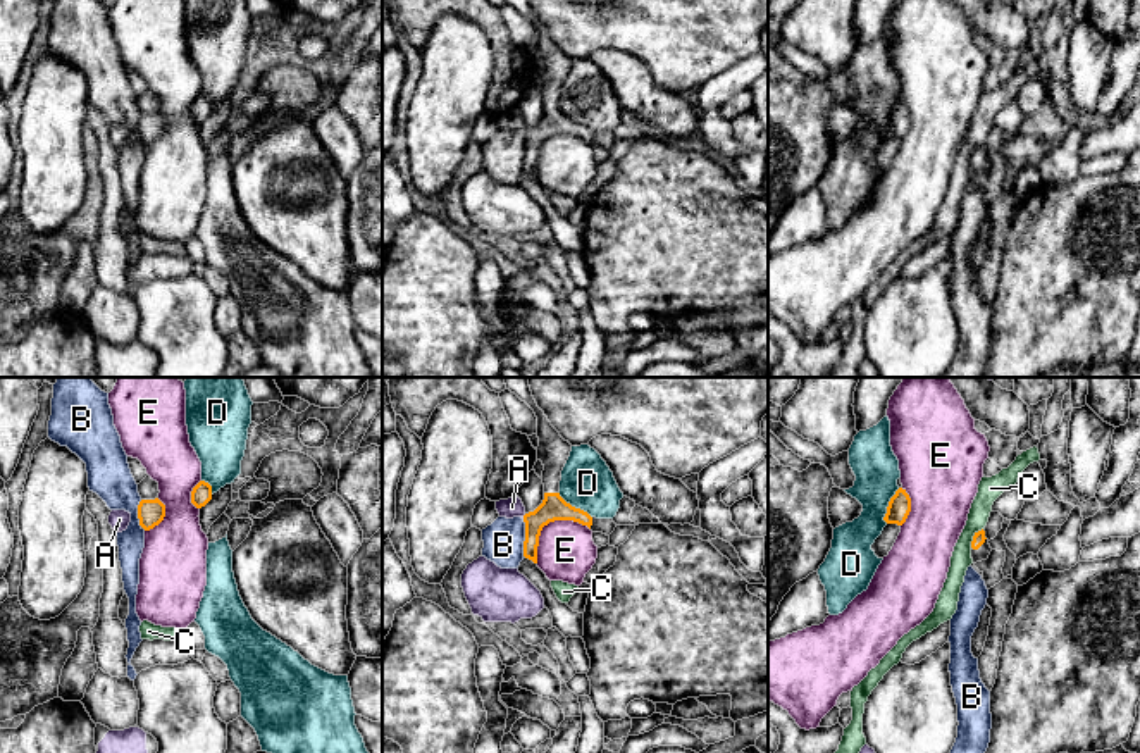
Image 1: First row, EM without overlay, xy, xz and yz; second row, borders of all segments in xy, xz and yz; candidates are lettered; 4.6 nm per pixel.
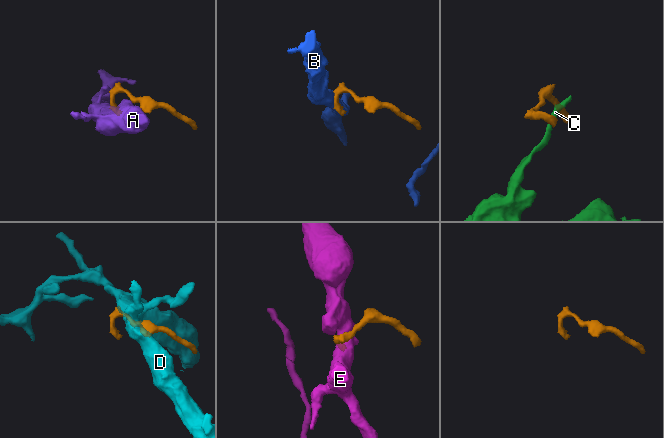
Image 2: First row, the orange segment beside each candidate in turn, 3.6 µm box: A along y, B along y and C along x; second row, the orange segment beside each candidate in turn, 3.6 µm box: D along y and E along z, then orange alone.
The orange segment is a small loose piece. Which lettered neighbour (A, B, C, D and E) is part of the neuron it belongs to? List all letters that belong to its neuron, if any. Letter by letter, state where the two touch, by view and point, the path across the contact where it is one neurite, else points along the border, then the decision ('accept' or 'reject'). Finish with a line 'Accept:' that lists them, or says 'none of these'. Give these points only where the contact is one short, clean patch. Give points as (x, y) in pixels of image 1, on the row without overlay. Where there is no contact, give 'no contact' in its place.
A: meets orange in xz at (524, 130); reject
B: meets orange in xz at (526, 152); border along xz (522, 133), (524, 169); reject
C: meets orange in yz at (973, 152); border along yz (982, 142), (973, 150), (970, 161); reject
D: meets orange in xz at (574, 121); reject
E: meets orange in xz at (548, 136); border along xz (589, 142), (572, 135), (550, 135), (541, 145), (536, 176); reject
Accept: none of these

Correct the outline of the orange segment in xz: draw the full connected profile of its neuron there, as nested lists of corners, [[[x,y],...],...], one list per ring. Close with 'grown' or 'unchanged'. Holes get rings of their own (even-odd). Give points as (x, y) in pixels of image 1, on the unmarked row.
[[[506,0],[506,3],[525,16],[537,31],[537,74],[544,79],[541,91],[544,98],[544,114],[534,126],[524,129],[524,171],[537,177],[539,150],[544,140],[555,134],[573,134],[591,143],[592,131],[587,126],[567,117],[558,107],[561,84],[570,71],[572,59],[560,50],[544,26],[537,21],[530,0]]]; grown

